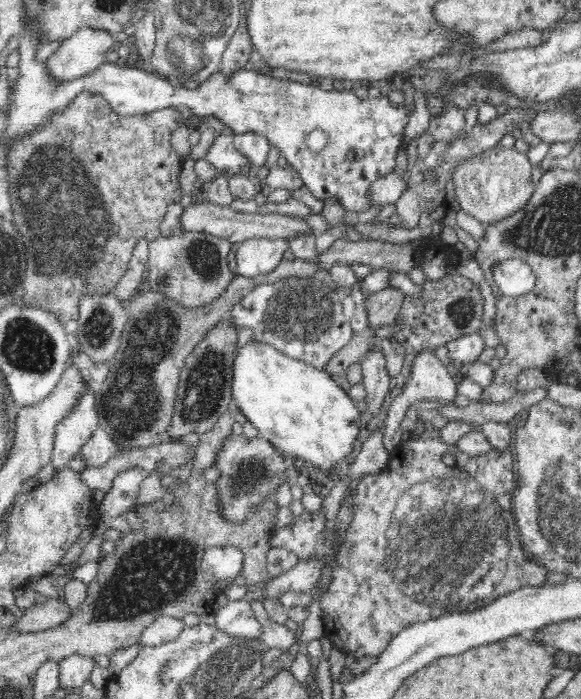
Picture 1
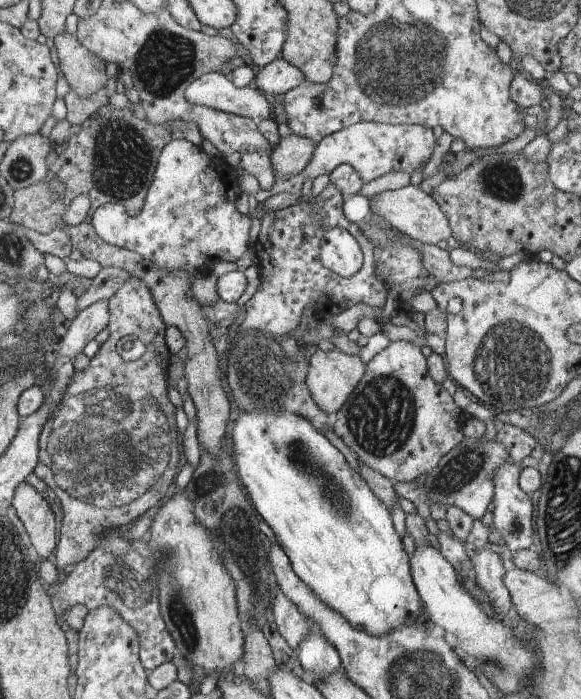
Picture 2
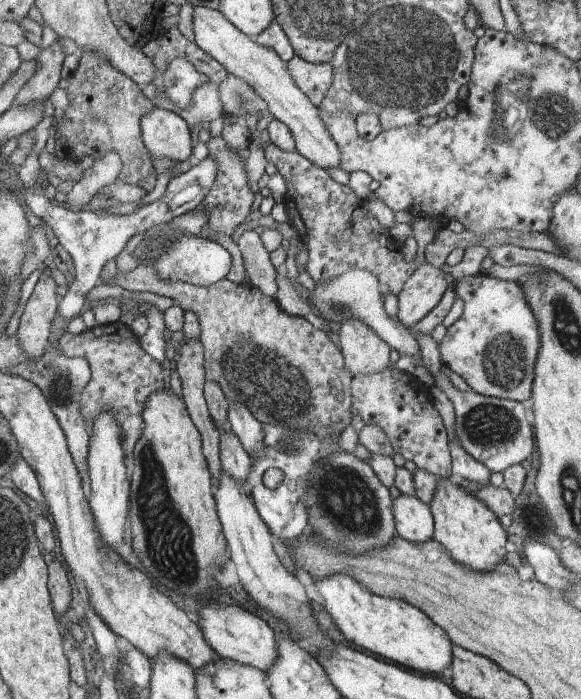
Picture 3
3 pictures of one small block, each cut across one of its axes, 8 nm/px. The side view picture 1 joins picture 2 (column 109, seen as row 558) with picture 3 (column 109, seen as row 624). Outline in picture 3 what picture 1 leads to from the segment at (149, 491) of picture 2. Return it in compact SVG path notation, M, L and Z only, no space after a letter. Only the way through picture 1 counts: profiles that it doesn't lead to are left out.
M120 321L96 325L92 330L79 334L64 331L59 338L58 348L68 356L84 357L89 362L91 379L80 399L83 417L90 428L98 415L112 410L121 430L126 456L131 462L137 440L145 430L145 404L150 394L166 388L166 368L162 368L162 364L141 347L138 337Z

